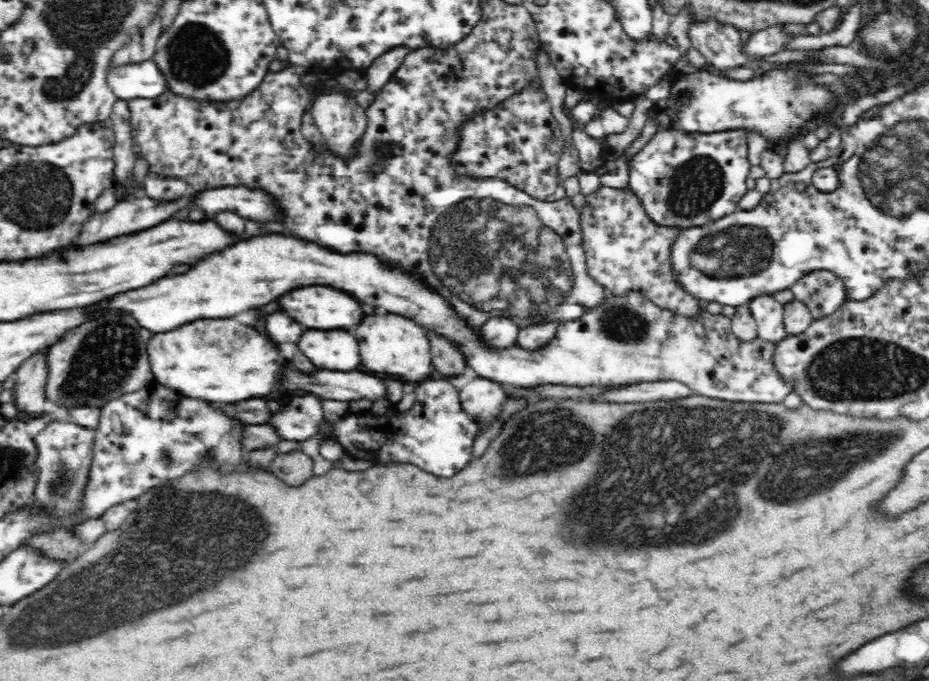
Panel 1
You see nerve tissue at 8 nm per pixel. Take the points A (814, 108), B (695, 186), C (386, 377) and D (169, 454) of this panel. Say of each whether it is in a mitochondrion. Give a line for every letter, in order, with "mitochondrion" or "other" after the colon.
A: mitochondrion
B: mitochondrion
C: other
D: mitochondrion

